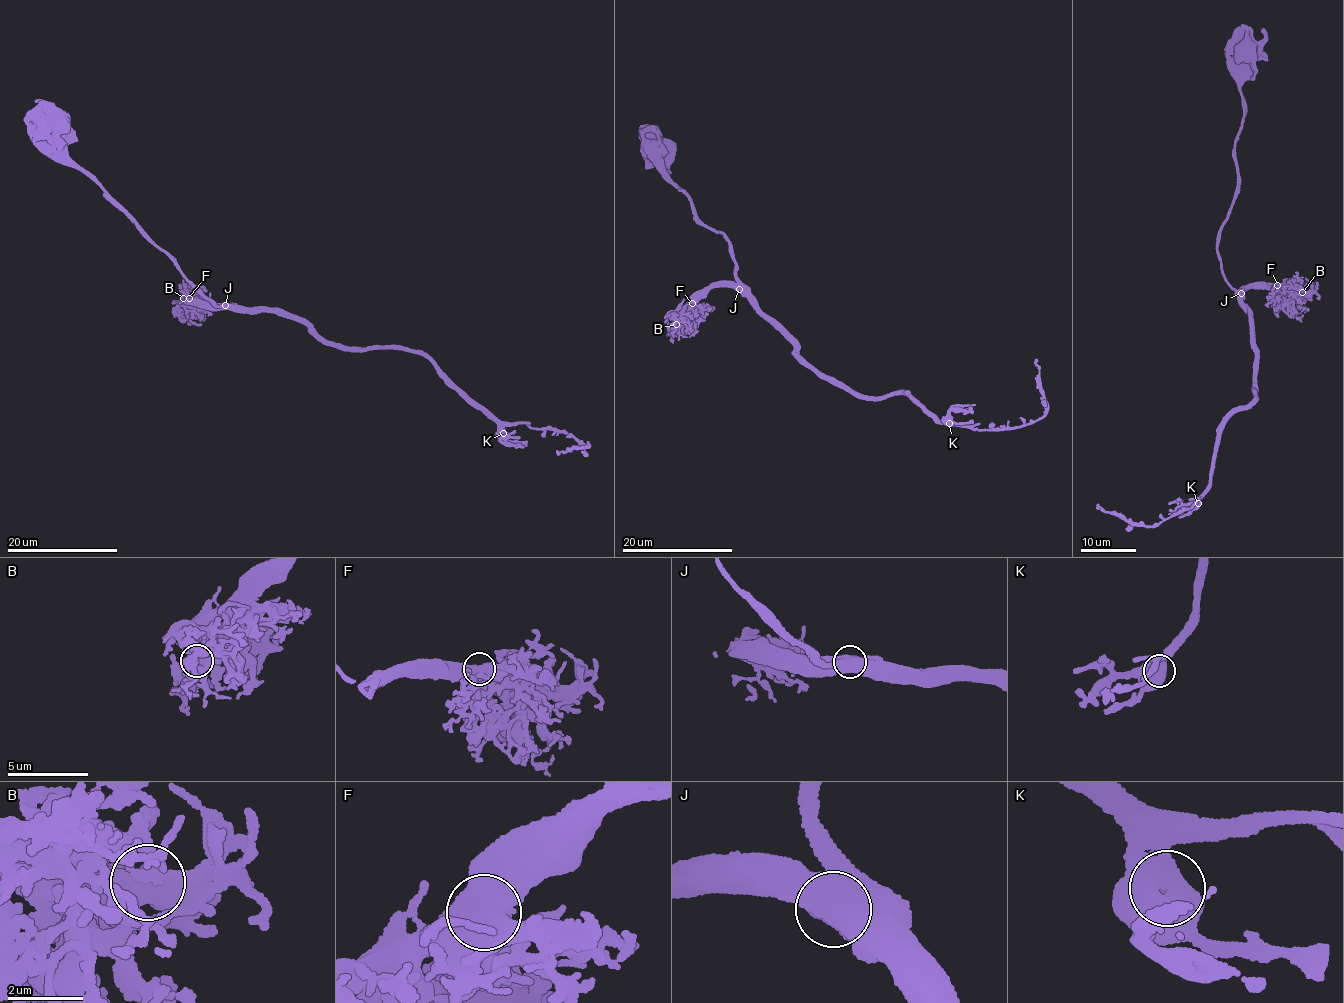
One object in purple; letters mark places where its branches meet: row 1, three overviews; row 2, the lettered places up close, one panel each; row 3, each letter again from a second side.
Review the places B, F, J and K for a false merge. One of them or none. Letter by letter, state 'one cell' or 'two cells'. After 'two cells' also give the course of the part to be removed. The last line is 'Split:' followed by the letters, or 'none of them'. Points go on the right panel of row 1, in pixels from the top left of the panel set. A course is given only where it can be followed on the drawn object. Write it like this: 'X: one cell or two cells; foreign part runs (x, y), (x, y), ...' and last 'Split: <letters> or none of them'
B: one cell
F: one cell
J: one cell
K: one cell
Split: none of them

